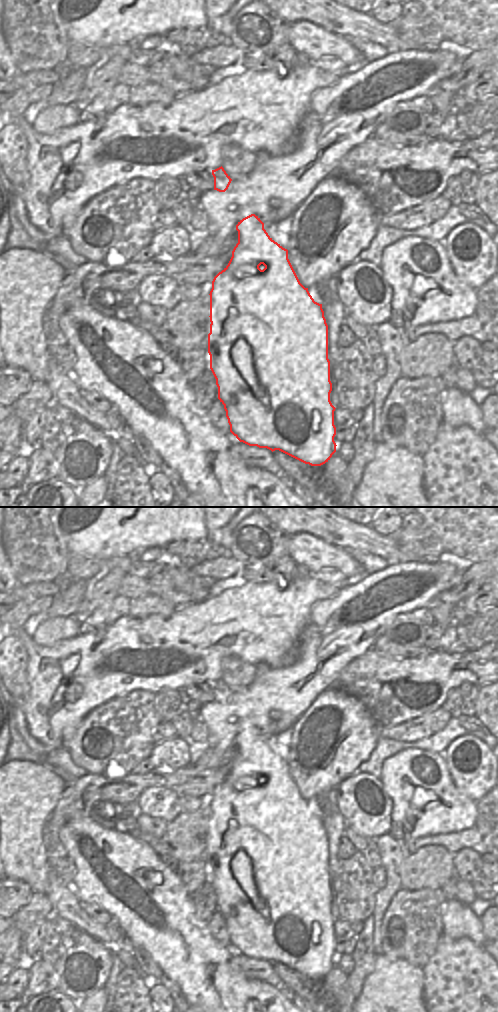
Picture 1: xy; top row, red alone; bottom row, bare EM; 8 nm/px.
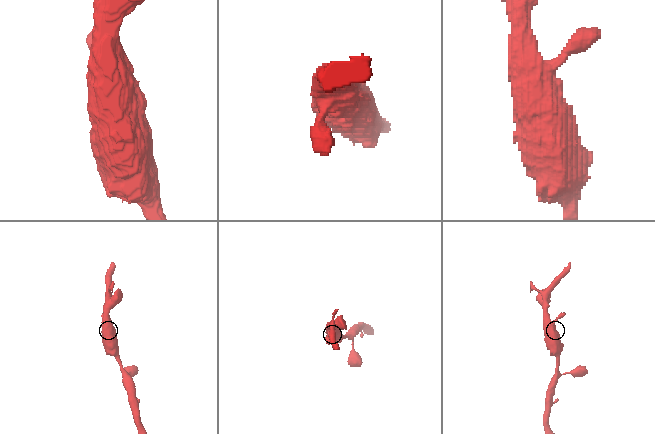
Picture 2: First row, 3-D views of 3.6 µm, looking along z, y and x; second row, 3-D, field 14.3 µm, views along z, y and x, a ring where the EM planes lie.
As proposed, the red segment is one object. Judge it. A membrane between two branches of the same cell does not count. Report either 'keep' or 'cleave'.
keep

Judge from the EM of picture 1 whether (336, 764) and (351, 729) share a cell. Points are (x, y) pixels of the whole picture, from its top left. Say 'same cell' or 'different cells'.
same cell

